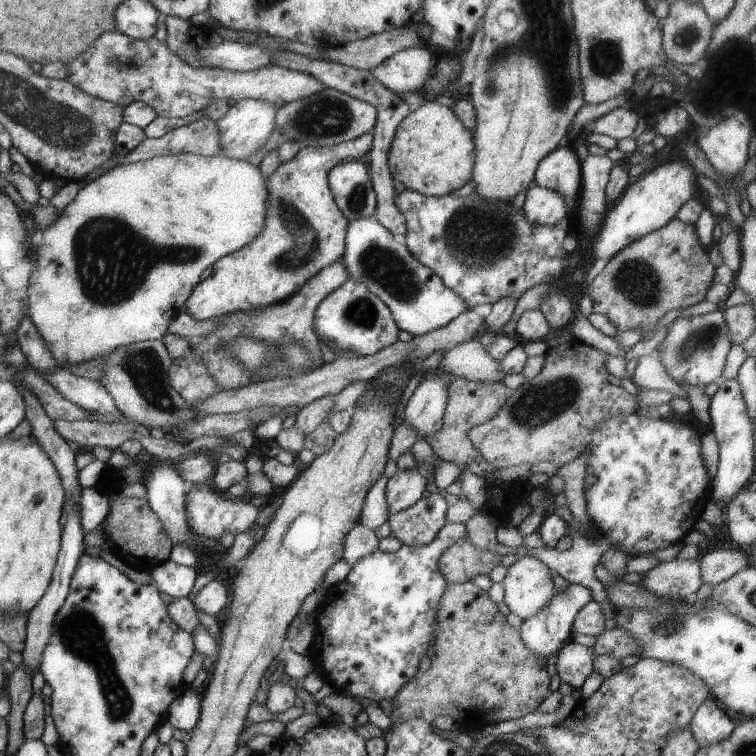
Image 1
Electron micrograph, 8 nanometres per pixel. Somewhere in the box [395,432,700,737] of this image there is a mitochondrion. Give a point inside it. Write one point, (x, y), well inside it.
(671, 625)

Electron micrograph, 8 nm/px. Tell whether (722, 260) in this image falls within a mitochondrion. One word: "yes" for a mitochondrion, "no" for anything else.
no

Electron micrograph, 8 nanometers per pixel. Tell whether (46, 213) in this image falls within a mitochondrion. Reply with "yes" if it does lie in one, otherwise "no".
no

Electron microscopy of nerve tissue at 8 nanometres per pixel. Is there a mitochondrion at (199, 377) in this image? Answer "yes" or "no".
yes

